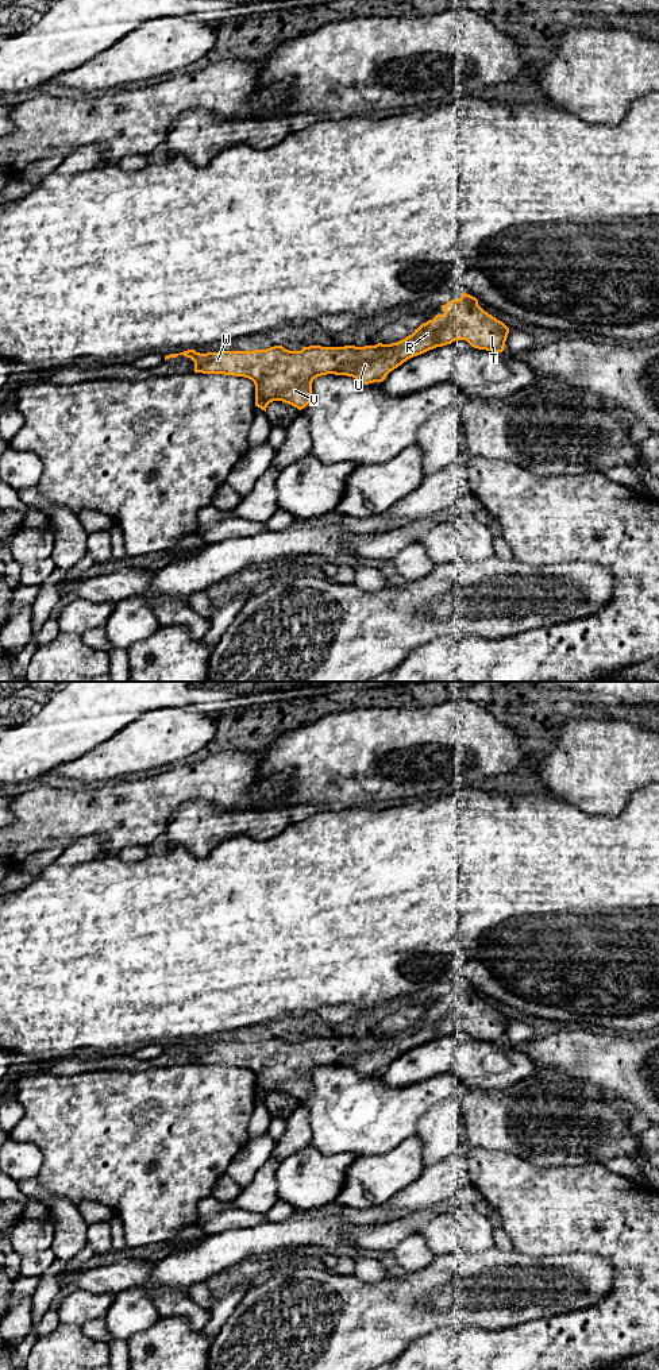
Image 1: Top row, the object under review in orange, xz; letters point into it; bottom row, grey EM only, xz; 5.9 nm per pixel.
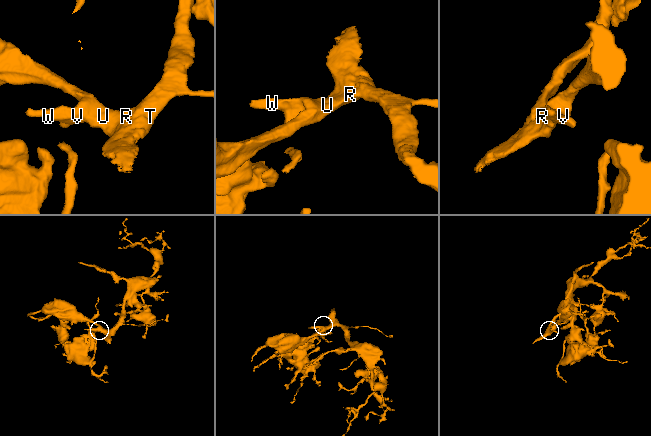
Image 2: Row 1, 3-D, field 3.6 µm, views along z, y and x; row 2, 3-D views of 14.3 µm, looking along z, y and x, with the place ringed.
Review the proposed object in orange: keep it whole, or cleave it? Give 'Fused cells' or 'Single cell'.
Single cell

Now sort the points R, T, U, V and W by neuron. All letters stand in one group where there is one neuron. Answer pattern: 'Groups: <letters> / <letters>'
Groups: R T U V W

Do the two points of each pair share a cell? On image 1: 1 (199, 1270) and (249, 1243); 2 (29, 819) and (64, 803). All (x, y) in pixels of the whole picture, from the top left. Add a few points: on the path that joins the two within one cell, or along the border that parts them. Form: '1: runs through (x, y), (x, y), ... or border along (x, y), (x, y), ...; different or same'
1: runs through (211, 1258), (219, 1250), (236, 1243); same
2: runs through (37, 819), (50, 817), (56, 811); same

